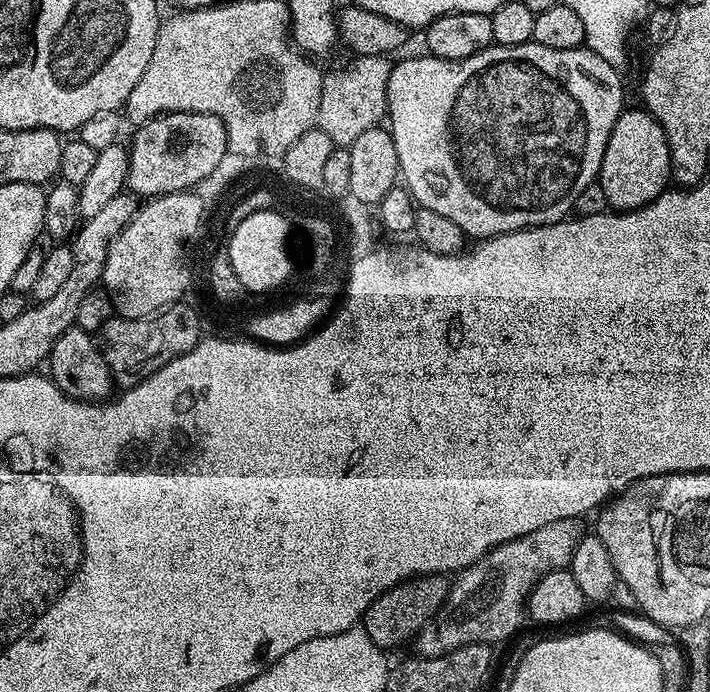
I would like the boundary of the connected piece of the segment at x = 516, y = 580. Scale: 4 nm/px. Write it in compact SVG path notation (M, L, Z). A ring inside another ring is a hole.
M559 520L550 526L542 526L542 530L534 530L522 538L514 538L510 542L495 544L478 562L455 573L448 589L448 597L444 599L444 607L440 609L433 623L429 624L414 641L421 657L441 656L447 652L458 650L471 644L487 644L496 646L499 640L511 641L521 631L526 620L526 605L532 588L548 572L564 570L571 565L574 546L578 546L582 535L581 521Z

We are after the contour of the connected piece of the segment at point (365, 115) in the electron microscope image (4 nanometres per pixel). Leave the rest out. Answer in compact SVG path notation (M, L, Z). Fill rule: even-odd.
M356 56L349 68L324 72L322 102L318 102L316 127L321 128L337 148L351 148L364 131L377 127L388 111L388 83L393 61L386 56Z

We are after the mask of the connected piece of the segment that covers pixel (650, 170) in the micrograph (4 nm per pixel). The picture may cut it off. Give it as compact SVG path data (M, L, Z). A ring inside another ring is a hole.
M643 107L631 108L621 112L614 130L610 130L598 177L598 188L600 184L600 192L608 203L605 205L618 212L653 204L669 187L672 175L668 139L662 126Z

